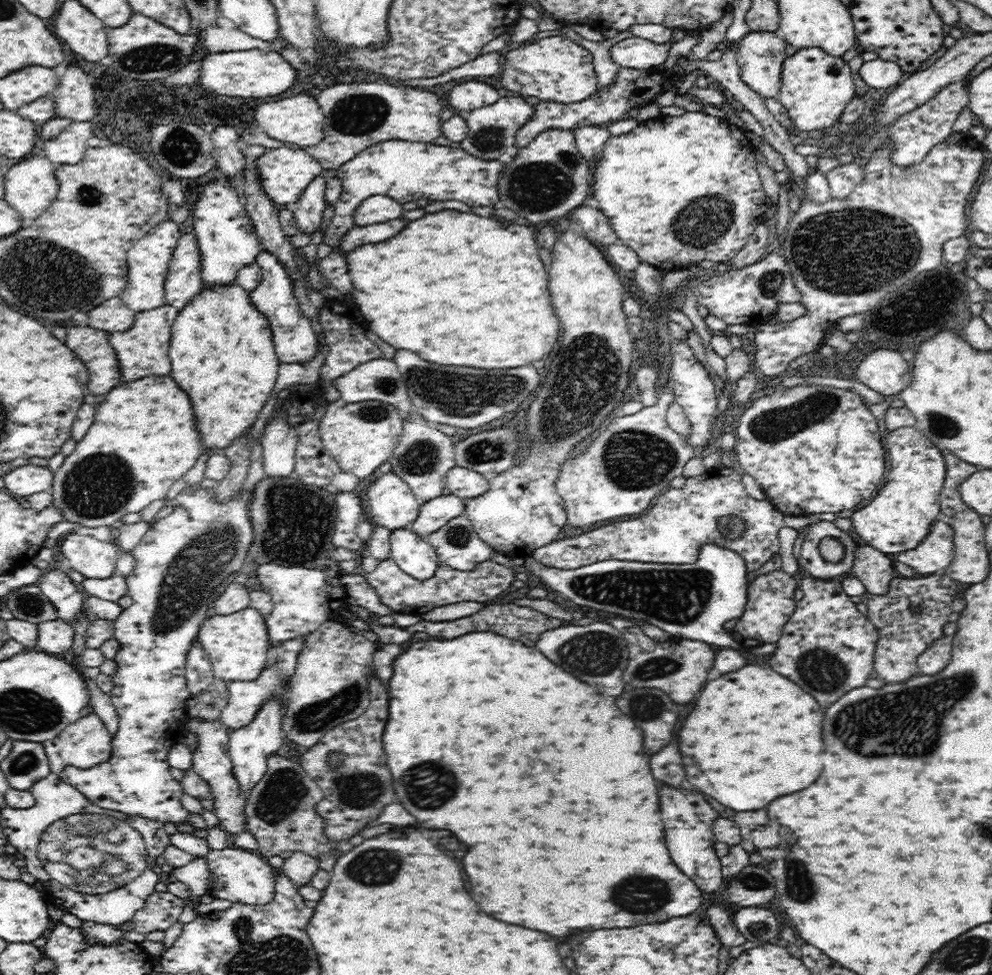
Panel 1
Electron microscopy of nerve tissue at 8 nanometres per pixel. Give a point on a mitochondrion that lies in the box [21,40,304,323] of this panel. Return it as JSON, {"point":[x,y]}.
{"point":[188,146]}

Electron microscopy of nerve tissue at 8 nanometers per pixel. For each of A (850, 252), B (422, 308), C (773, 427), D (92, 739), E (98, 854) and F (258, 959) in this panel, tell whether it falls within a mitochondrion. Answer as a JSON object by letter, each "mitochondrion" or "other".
{"A":"mitochondrion","B":"other","C":"mitochondrion","D":"other","E":"mitochondrion","F":"mitochondrion"}

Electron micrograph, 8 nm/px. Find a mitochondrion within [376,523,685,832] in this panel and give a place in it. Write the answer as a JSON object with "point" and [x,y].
{"point":[602,650]}

